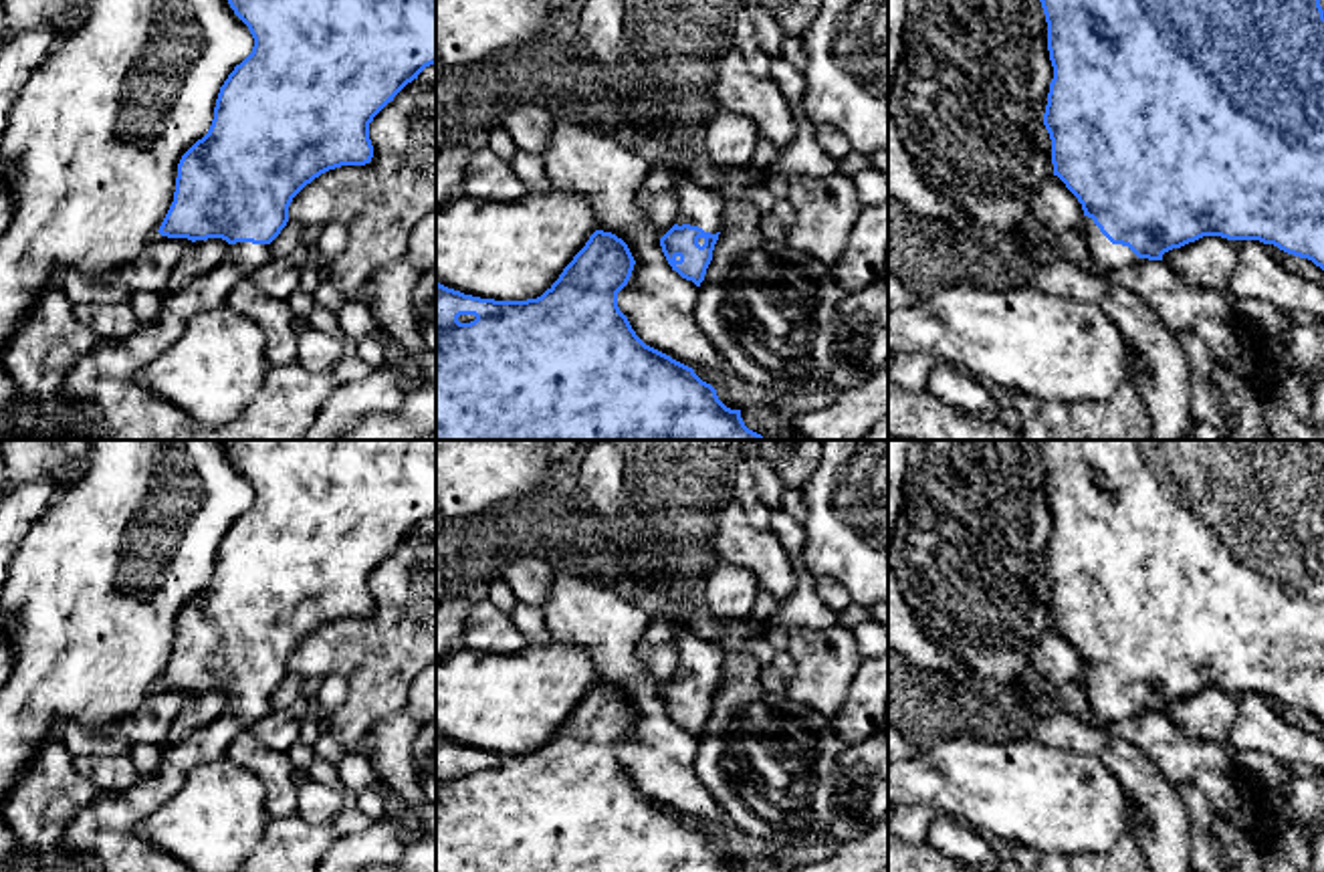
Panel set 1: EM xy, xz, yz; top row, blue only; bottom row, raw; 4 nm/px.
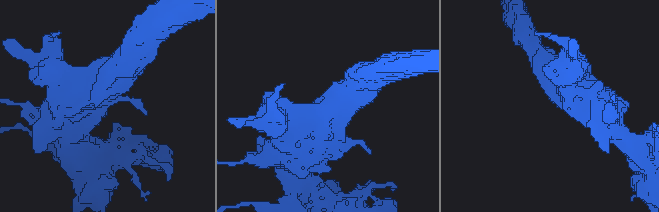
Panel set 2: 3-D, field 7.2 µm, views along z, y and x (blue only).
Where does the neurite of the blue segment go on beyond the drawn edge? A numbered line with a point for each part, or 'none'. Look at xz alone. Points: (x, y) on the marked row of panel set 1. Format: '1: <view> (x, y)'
none

